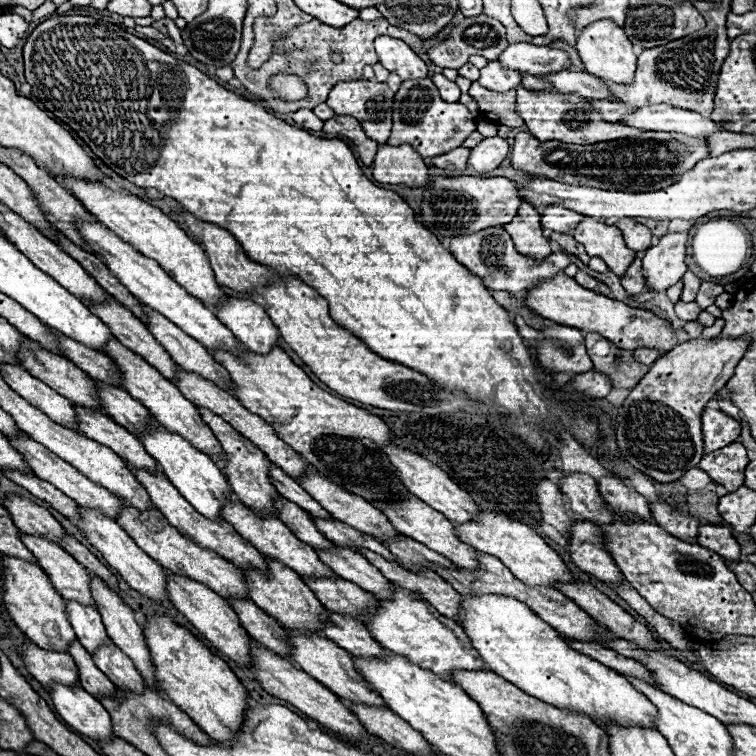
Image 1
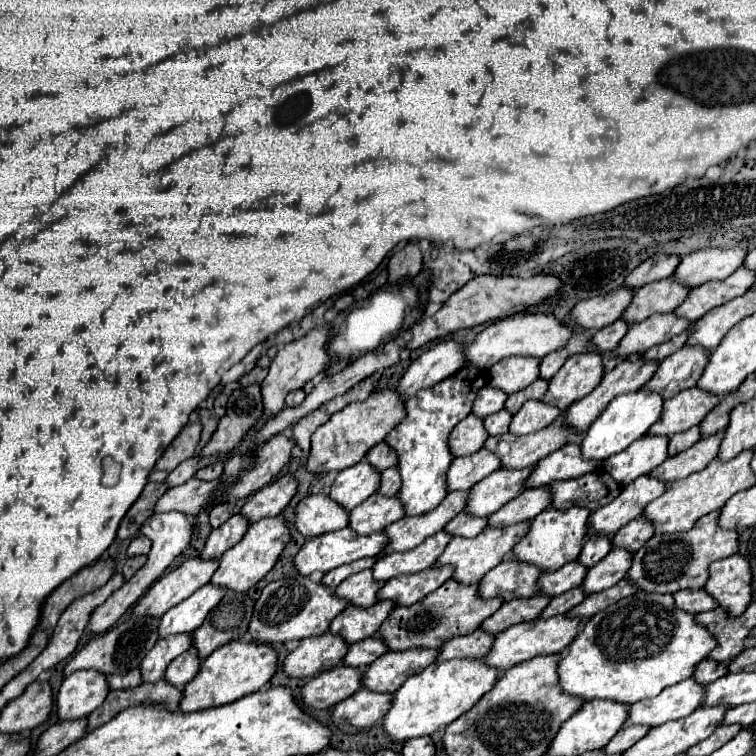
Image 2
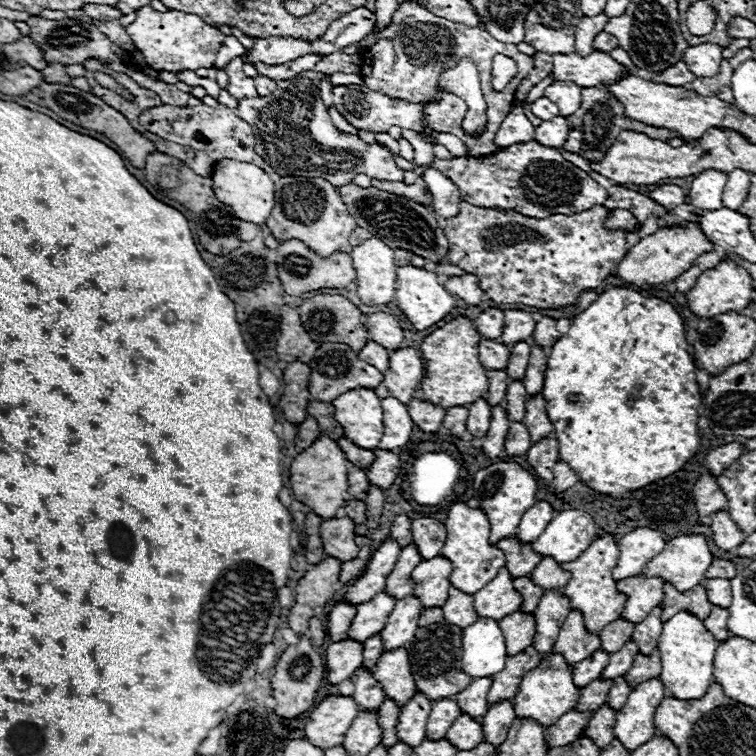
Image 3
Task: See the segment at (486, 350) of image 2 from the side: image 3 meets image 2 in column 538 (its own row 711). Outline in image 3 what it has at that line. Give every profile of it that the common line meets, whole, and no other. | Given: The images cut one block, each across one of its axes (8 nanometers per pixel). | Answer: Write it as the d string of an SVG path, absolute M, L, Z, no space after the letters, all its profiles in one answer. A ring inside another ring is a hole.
M330 696L322 700L306 720L306 740L322 750L340 746L358 710L358 704L350 696Z

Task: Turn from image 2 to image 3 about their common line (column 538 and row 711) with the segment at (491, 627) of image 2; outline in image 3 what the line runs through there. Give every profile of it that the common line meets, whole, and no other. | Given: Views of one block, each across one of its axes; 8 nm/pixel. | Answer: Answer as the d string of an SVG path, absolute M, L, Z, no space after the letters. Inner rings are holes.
M604 704L594 712L592 720L584 730L584 736L590 736L594 744L606 748L606 744L614 740L614 722L616 722L616 712L608 708L608 704Z

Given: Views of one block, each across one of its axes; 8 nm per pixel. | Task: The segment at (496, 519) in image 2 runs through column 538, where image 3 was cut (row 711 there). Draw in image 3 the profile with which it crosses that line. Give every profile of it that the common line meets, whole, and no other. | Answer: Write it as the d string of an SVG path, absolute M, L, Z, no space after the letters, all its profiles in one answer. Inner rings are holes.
M498 702L492 704L486 712L486 716L482 718L482 730L484 730L484 740L488 744L502 744L508 736L508 730L514 722L516 714L512 708L512 702Z

